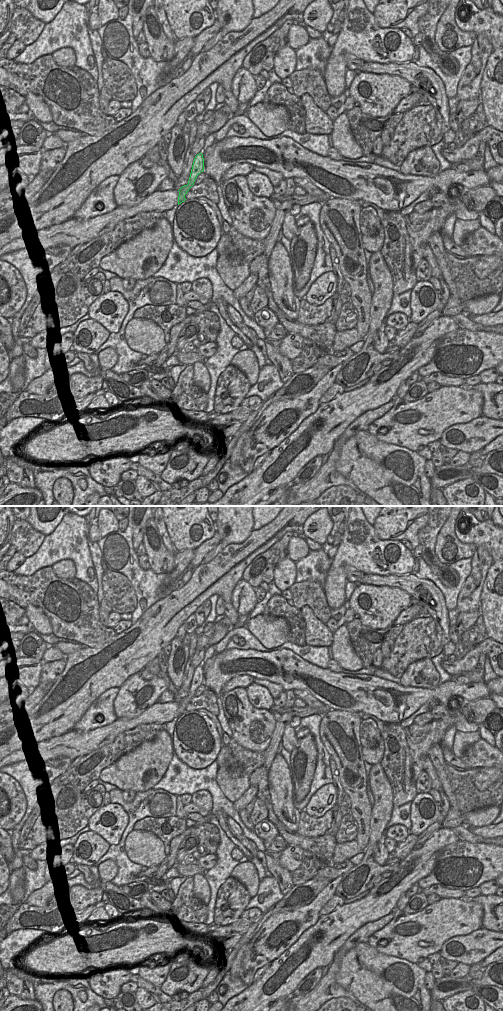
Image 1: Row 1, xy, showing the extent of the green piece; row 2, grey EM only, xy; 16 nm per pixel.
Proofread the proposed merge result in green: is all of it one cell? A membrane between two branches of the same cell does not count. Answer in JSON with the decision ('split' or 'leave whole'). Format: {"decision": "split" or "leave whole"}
{"decision": "leave whole"}

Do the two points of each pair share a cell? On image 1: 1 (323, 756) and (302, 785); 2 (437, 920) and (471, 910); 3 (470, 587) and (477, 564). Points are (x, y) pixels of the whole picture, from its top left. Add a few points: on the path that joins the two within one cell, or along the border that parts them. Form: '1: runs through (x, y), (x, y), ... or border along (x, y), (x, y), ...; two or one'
1: border along (315, 743), (316, 767), (310, 789); two
2: runs through (445, 919), (463, 916); one
3: runs through (475, 581), (477, 570); one

